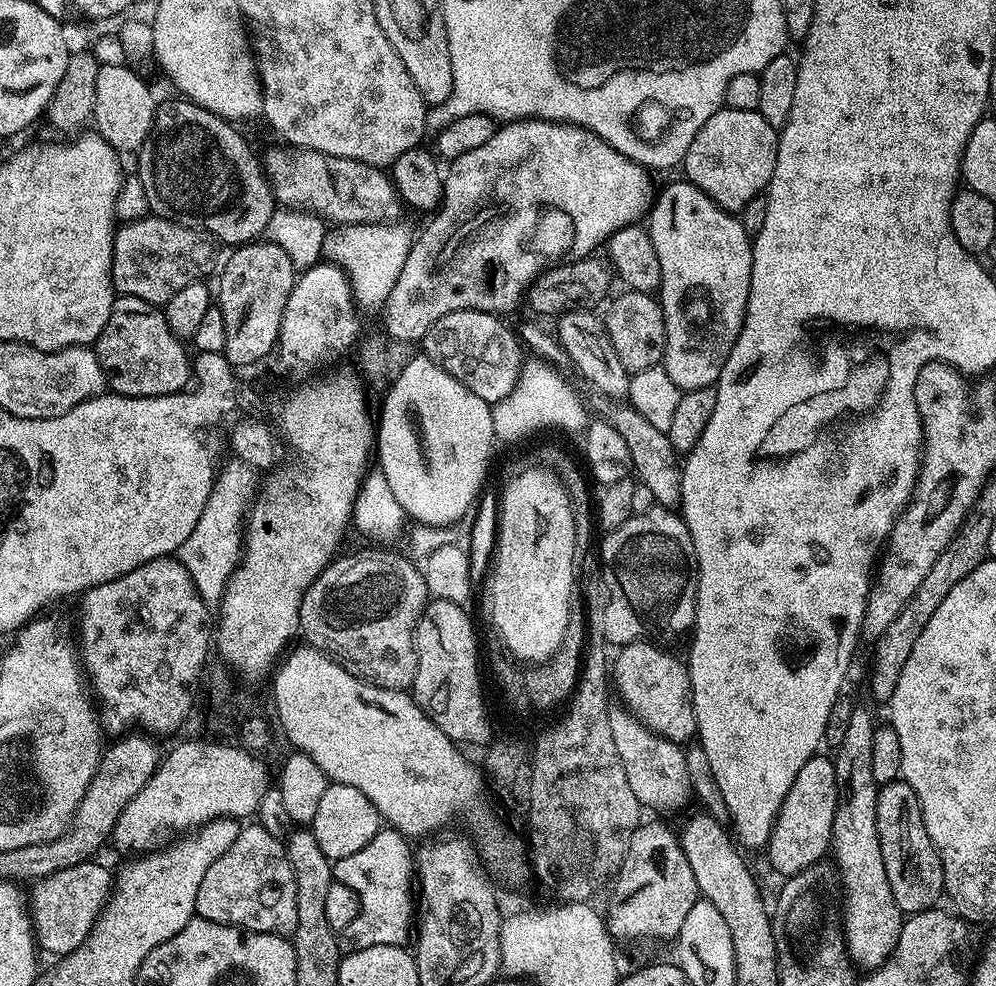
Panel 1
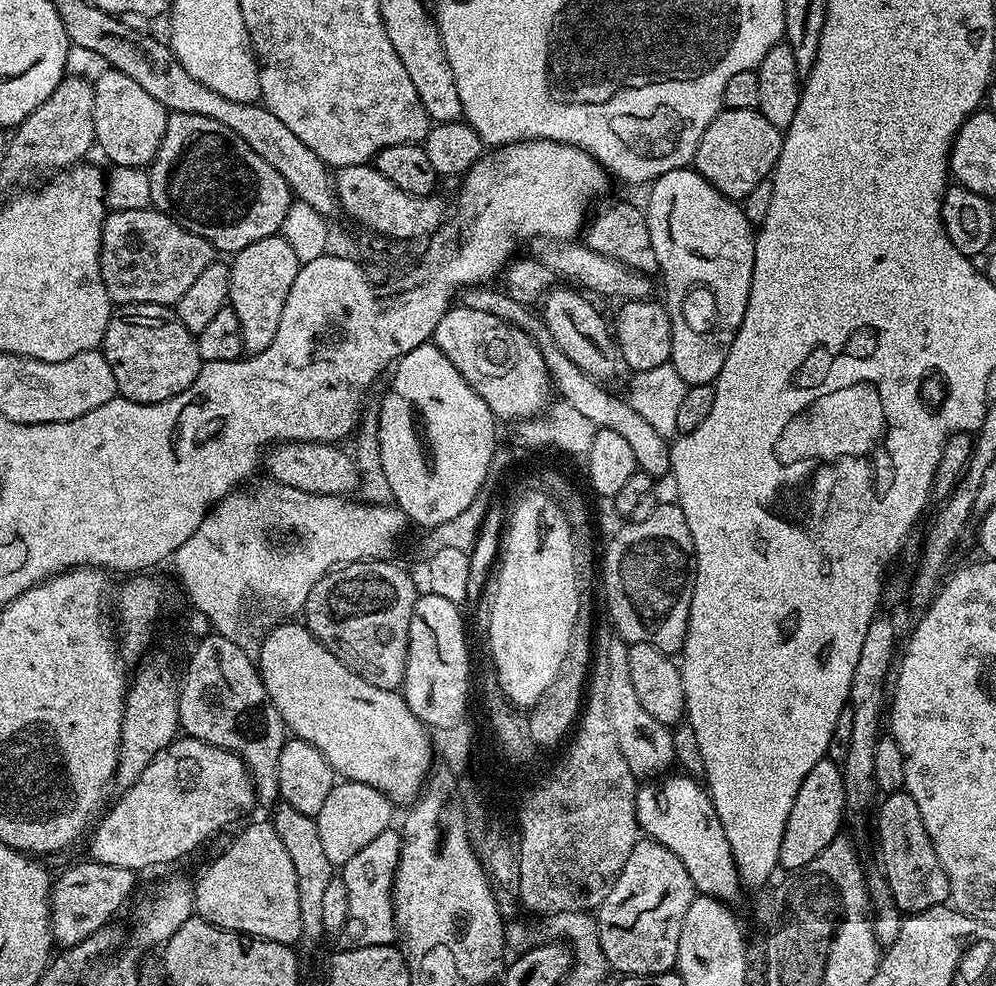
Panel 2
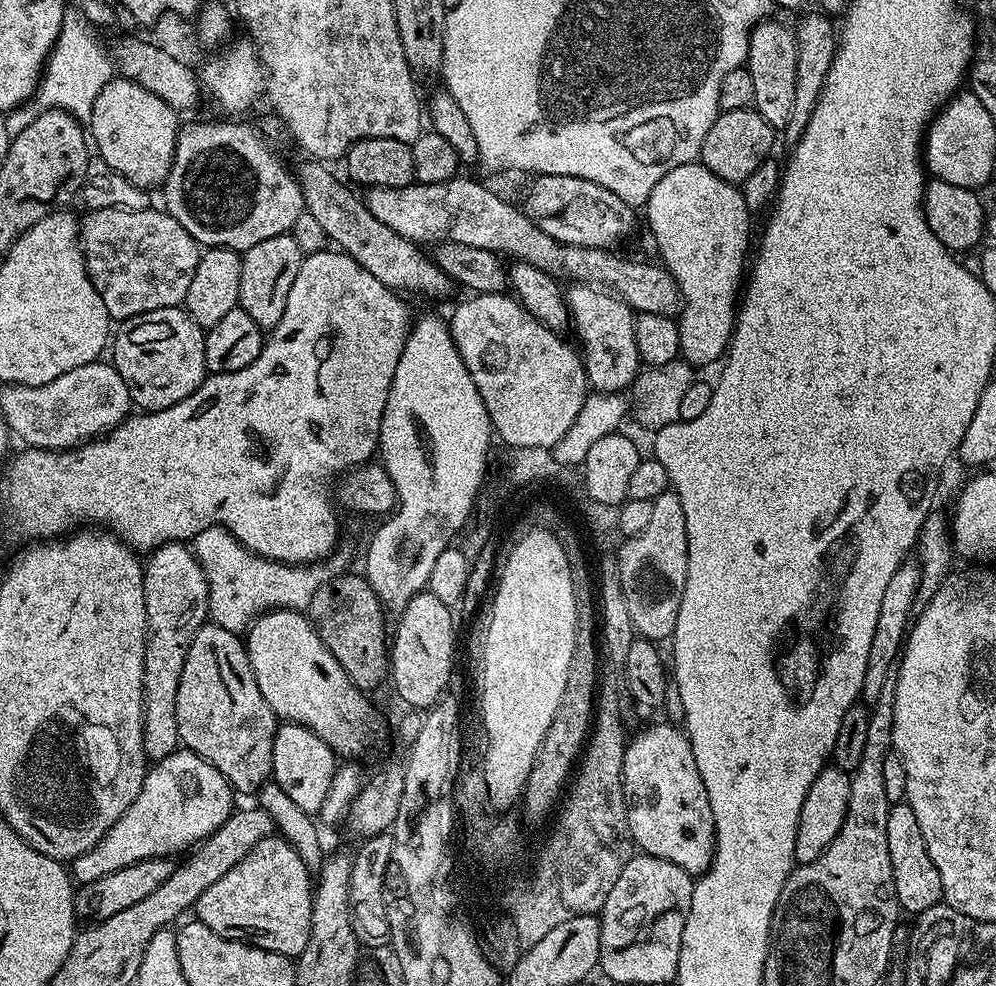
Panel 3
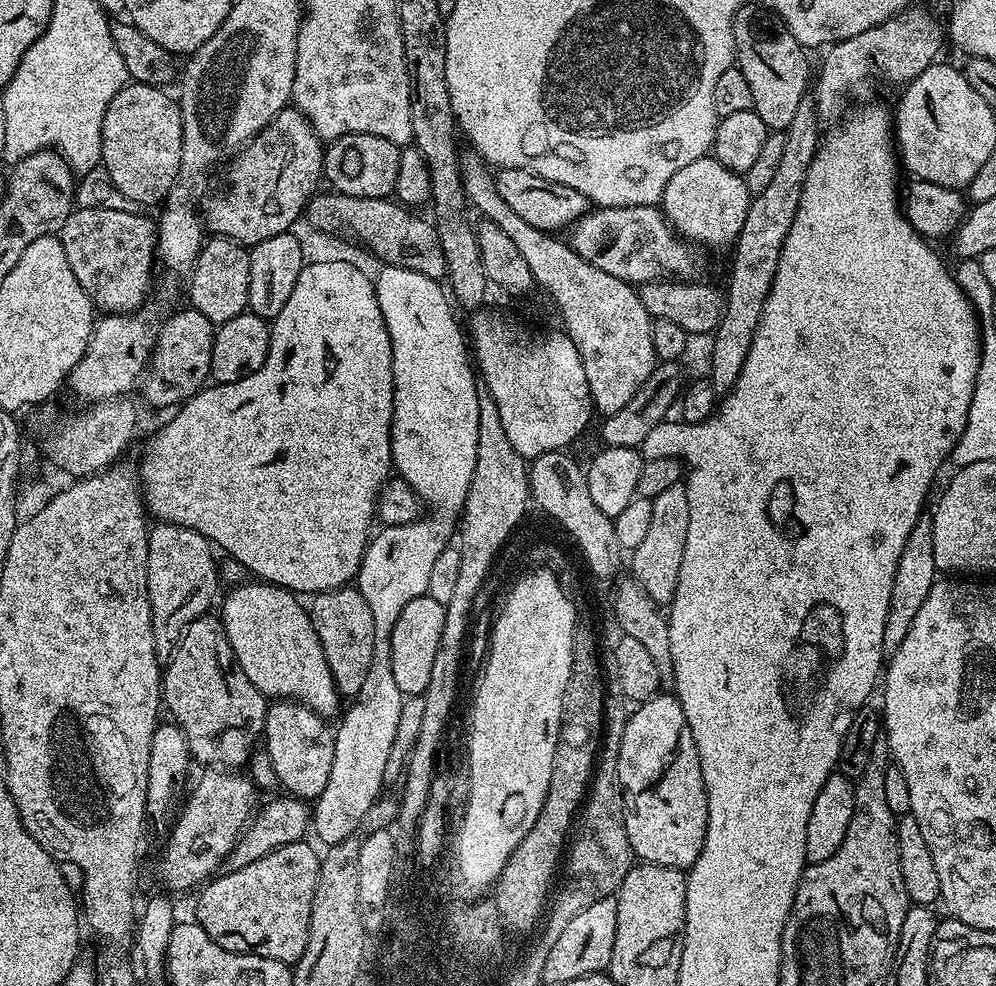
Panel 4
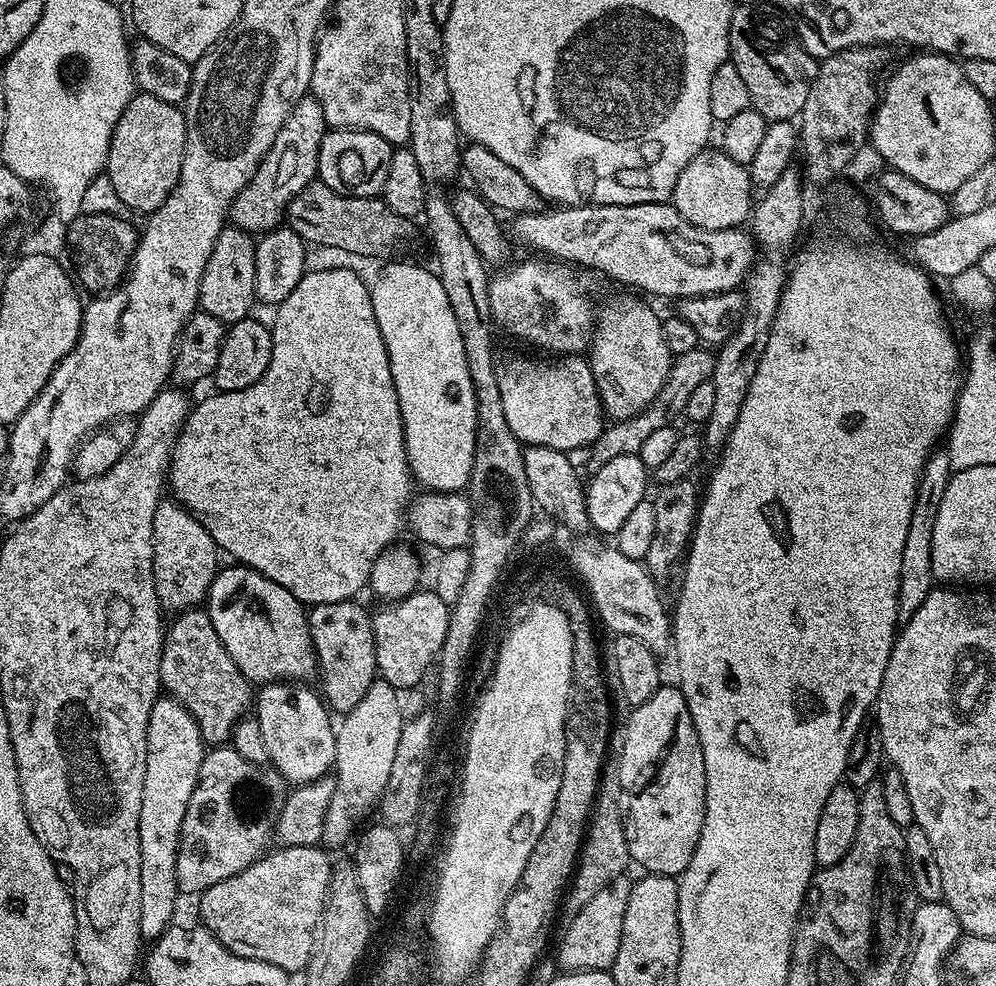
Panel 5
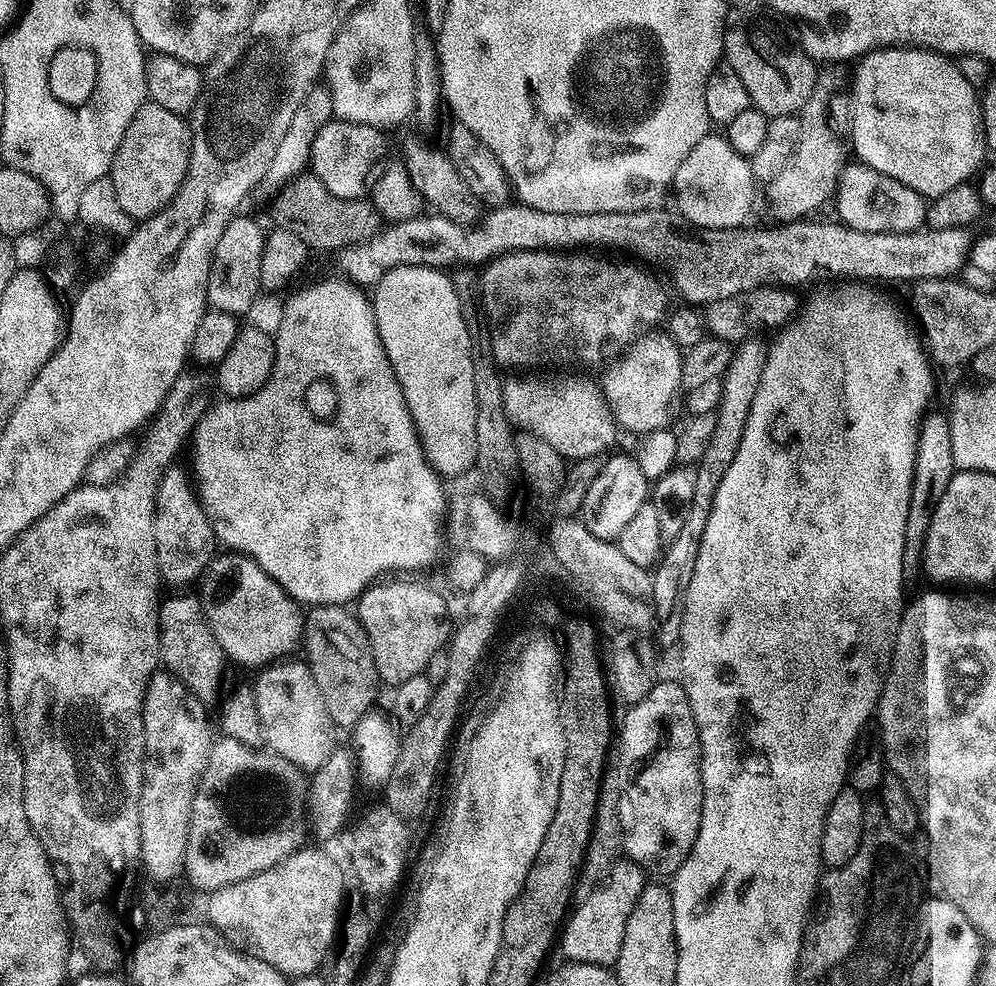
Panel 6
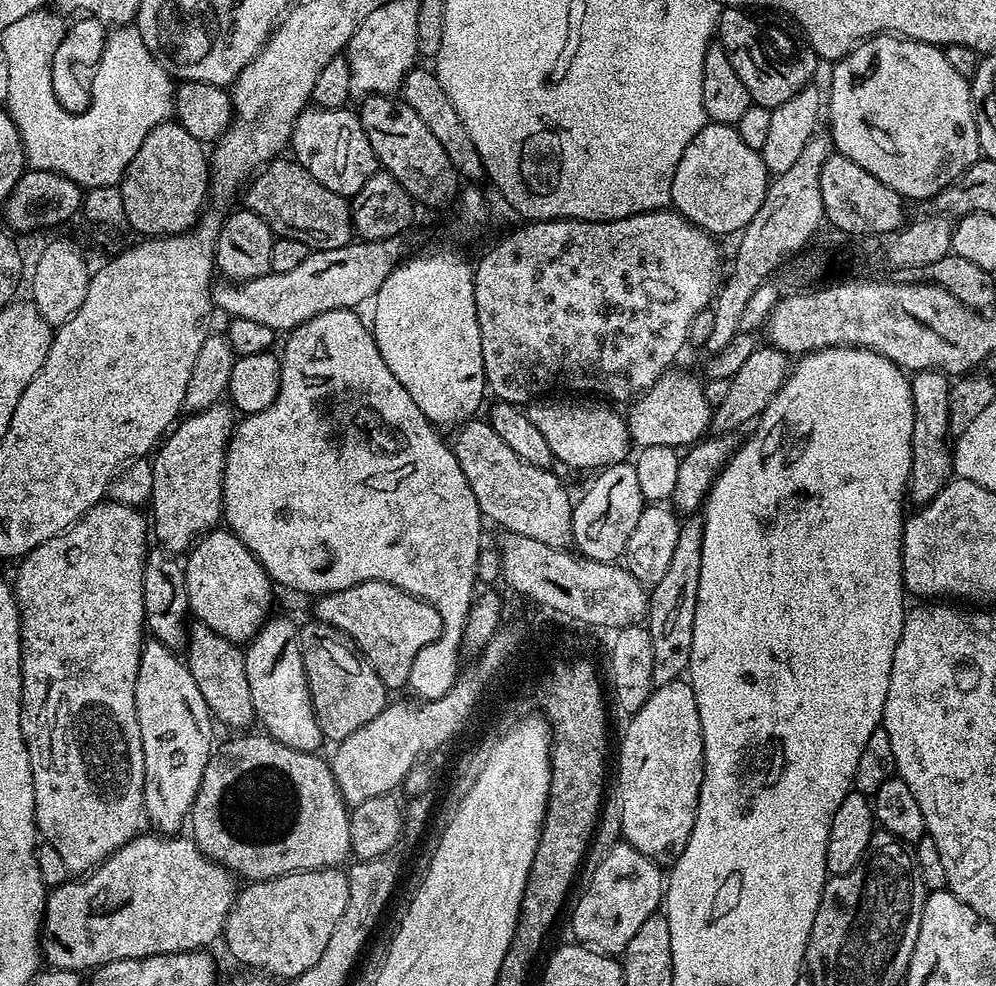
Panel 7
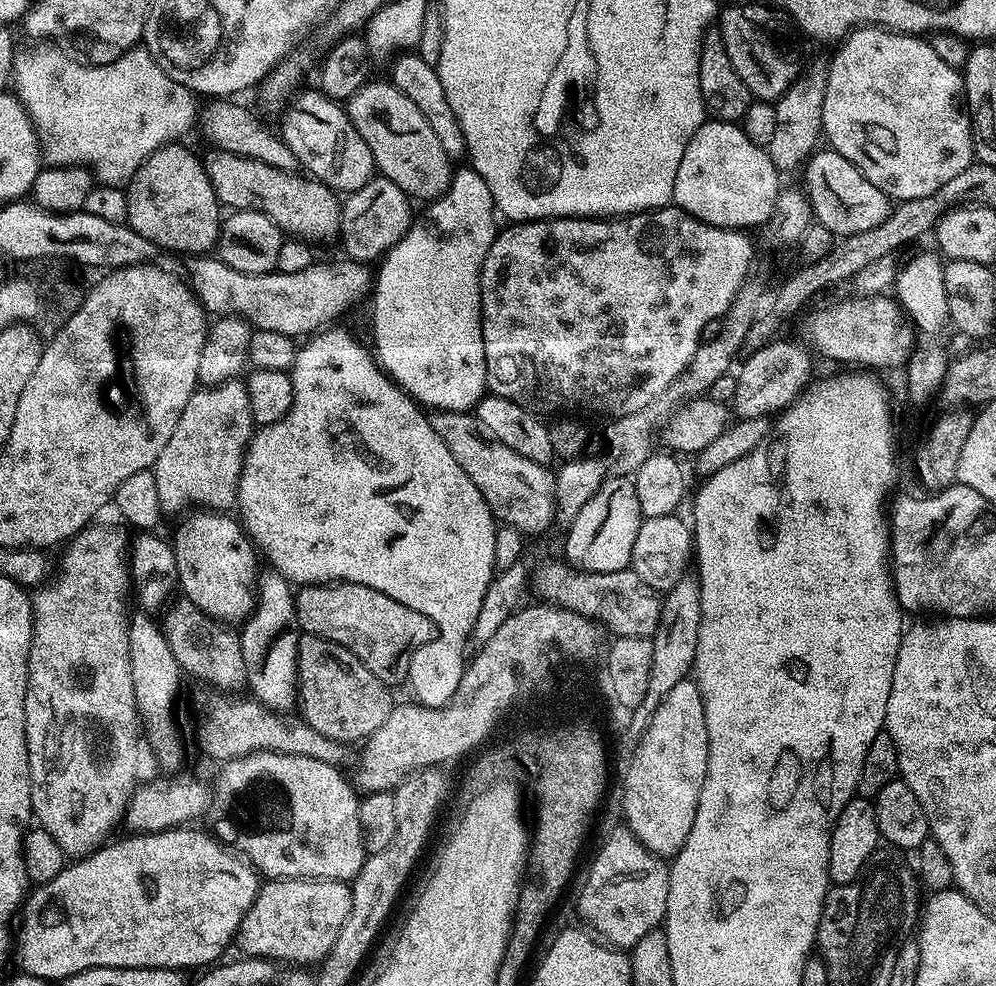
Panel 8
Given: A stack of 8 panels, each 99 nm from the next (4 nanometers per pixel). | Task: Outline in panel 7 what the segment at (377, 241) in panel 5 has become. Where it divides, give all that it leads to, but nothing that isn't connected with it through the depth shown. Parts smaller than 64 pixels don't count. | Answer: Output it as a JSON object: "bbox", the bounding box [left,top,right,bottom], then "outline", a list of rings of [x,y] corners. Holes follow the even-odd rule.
{"bbox":[243,158,353,250],"outline":[[[277,158],[264,165],[252,177],[243,193],[243,207],[265,220],[276,236],[298,238],[298,242],[310,250],[338,250],[353,243],[351,203],[334,194],[334,190],[326,190],[326,186],[322,186],[322,182],[318,182],[318,178],[314,178],[314,174],[307,172],[295,159],[284,159]]]}

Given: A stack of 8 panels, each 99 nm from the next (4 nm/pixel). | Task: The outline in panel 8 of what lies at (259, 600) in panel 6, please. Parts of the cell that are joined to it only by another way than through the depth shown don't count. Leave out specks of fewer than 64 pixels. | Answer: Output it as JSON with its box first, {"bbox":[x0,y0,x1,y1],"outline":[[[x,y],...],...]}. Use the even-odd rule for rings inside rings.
{"bbox":[170,510,258,626],"outline":[[[196,510],[193,512],[196,512],[193,516],[185,515],[183,517],[185,520],[176,528],[176,537],[171,537],[170,540],[176,559],[176,579],[179,591],[182,593],[183,599],[194,602],[208,616],[213,616],[216,620],[223,620],[229,626],[239,625],[247,620],[254,607],[258,575],[257,549],[239,519],[231,520],[228,517],[231,515],[220,510]]]}

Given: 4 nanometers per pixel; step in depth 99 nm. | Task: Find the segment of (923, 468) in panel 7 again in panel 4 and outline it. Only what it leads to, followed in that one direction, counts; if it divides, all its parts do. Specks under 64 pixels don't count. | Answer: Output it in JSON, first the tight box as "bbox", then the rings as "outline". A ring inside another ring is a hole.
{"bbox":[882,514,938,654],"outline":[[[922,514],[910,530],[910,538],[906,538],[906,546],[902,546],[902,558],[898,558],[898,570],[894,570],[894,590],[890,590],[890,610],[886,614],[886,634],[882,634],[882,646],[885,653],[891,654],[902,646],[910,626],[914,626],[914,618],[918,610],[922,610],[922,602],[926,602],[926,594],[934,587],[938,579],[938,569],[934,562],[934,530],[931,515]]]}

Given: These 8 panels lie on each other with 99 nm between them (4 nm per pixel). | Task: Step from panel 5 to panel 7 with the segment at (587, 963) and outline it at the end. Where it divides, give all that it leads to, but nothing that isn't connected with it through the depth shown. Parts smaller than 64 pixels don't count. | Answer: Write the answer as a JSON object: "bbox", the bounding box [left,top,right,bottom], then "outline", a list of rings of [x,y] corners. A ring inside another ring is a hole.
{"bbox":[571,842,666,958],"outline":[[[617,842],[606,858],[591,869],[590,875],[580,901],[571,905],[572,932],[576,935],[573,937],[595,951],[616,958],[630,946],[630,938],[638,934],[642,922],[657,915],[664,899],[666,876],[661,865],[627,842]]]}

